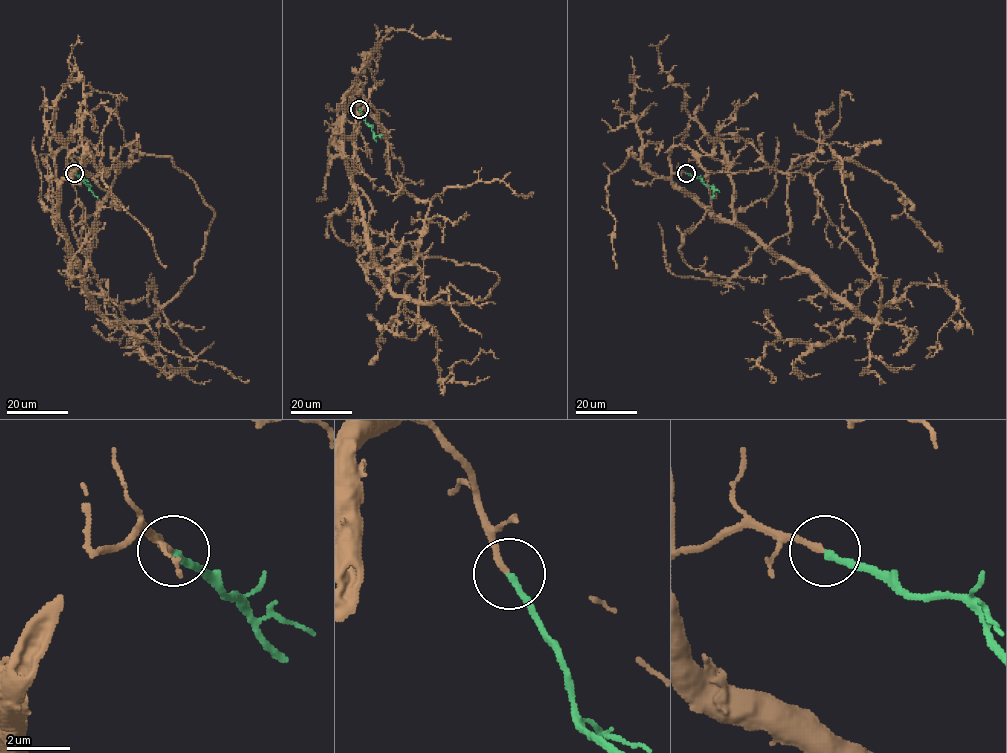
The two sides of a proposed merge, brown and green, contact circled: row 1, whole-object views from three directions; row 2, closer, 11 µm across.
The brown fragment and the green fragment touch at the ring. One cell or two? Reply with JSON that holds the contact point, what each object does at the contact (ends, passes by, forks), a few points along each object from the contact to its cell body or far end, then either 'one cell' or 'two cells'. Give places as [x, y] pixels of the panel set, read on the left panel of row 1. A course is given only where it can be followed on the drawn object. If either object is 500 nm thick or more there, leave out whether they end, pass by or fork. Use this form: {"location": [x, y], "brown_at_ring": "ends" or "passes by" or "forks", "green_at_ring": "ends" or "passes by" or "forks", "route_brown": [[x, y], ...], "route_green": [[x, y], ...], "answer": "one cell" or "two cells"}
{"location": [74, 173], "brown_at_ring": "ends", "green_at_ring": "ends", "route_brown": [[74, 173], [58, 218], [109, 321], [148, 320], [178, 293], [215, 212], [170, 157], [141, 154], [85, 252]], "route_green": [[74, 173], [97, 198]], "answer": "one cell"}

